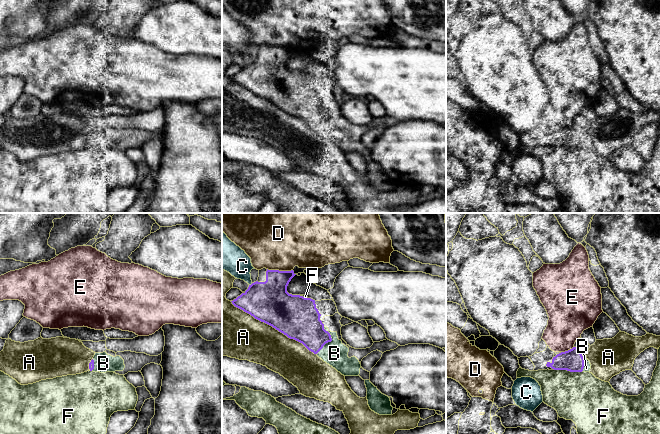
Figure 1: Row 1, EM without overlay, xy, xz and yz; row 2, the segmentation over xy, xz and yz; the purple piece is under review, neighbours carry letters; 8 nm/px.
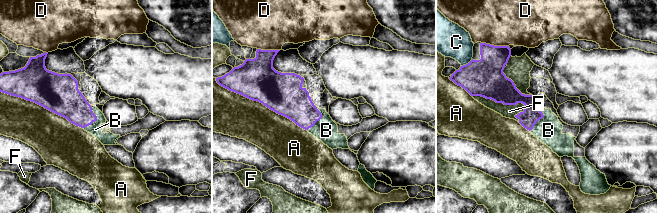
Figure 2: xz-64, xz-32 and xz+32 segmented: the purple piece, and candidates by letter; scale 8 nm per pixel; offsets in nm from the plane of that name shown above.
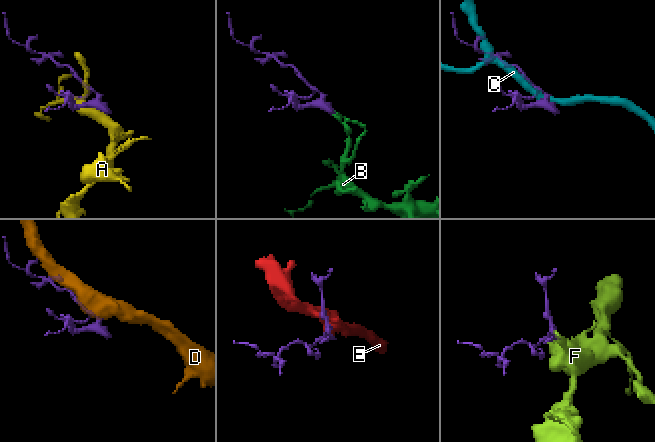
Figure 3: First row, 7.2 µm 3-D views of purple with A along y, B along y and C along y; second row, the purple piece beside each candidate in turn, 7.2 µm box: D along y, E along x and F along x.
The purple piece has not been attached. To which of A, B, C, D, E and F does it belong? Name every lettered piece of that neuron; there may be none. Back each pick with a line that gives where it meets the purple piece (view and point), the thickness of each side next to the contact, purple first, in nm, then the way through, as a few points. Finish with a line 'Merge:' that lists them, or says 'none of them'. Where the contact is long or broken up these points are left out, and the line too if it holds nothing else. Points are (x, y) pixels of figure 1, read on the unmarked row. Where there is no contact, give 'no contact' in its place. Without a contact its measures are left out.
B: meets purple in xz at (330, 117); 280 nm thick on the purple side, 200 nm on the other
Merge: B

